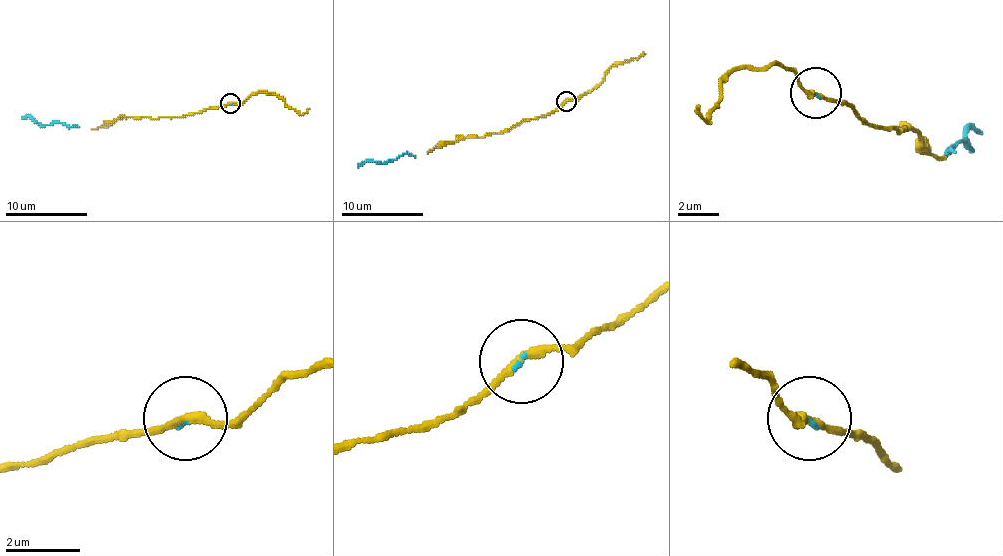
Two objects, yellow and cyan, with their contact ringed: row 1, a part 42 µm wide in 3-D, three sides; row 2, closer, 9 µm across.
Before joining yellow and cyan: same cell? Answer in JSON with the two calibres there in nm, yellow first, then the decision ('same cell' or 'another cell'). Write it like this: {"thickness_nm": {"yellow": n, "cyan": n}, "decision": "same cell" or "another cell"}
{"thickness_nm": {"yellow": 200, "cyan": 70}, "decision": "same cell"}

